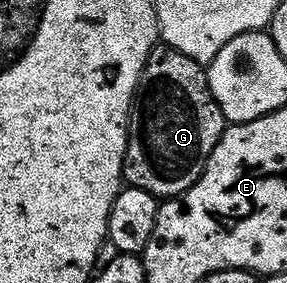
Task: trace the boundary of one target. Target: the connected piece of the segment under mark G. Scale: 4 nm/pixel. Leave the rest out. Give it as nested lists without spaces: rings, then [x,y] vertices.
[[[161,42],[150,52],[133,94],[129,142],[125,145],[123,180],[128,187],[147,190],[158,198],[186,192],[200,178],[211,150],[227,127],[209,89],[206,69]]]

